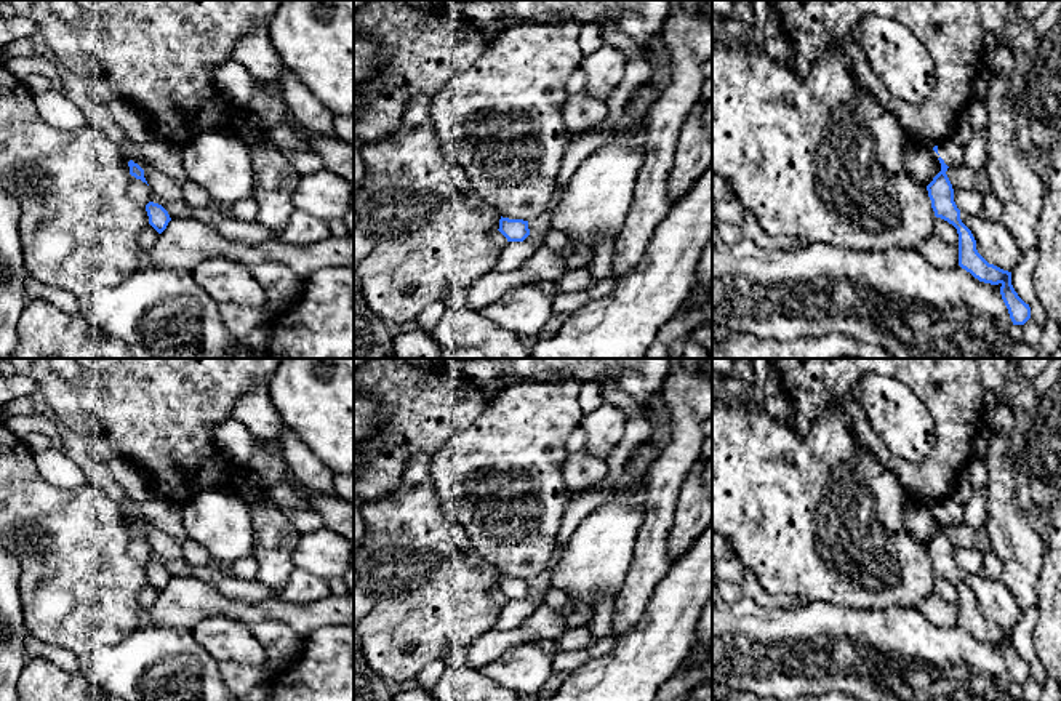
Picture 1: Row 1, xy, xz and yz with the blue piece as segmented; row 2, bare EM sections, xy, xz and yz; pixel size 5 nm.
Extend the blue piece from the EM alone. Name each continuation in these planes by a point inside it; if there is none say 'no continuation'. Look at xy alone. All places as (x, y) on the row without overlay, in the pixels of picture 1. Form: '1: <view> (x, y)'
no continuation

